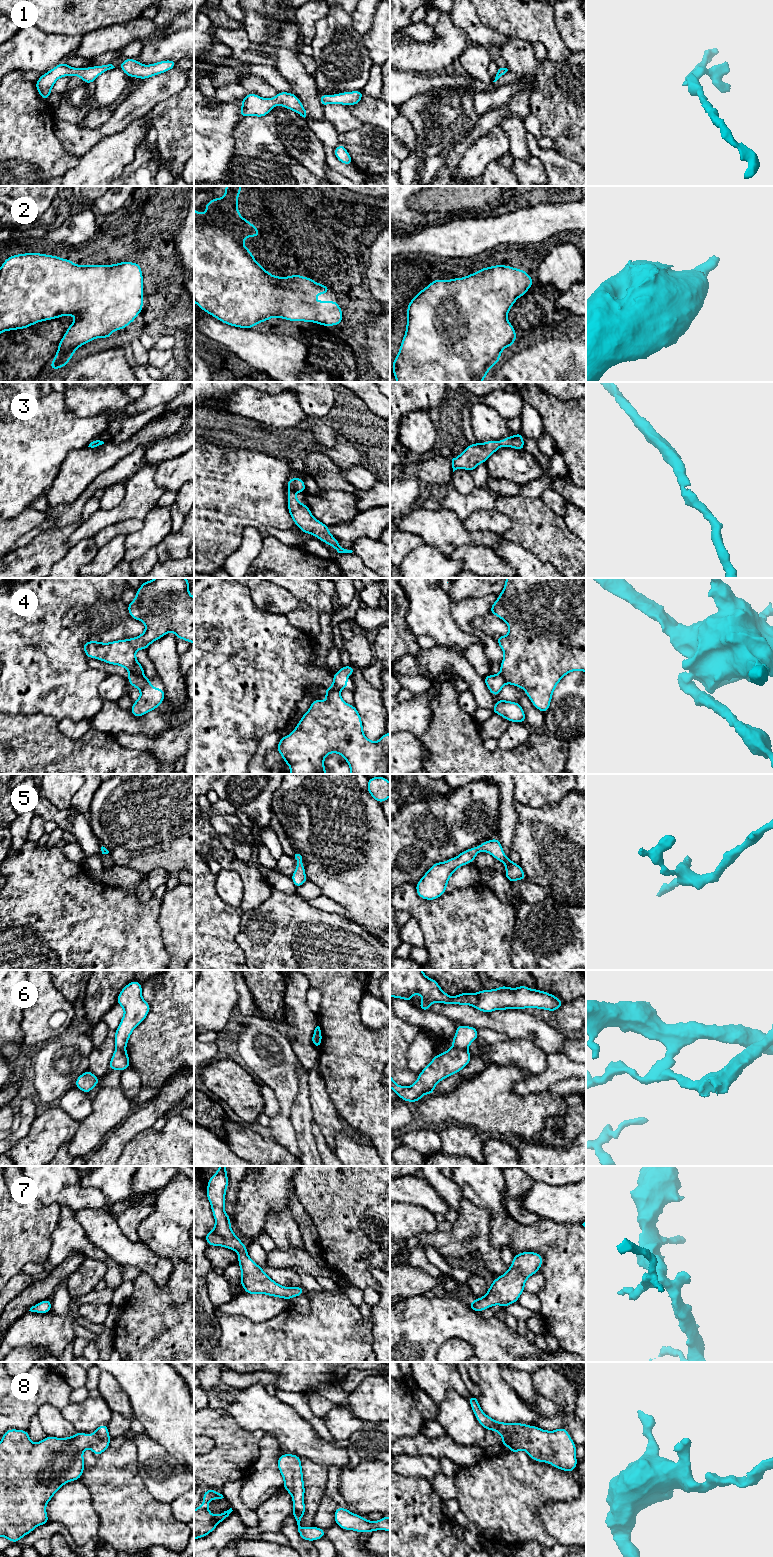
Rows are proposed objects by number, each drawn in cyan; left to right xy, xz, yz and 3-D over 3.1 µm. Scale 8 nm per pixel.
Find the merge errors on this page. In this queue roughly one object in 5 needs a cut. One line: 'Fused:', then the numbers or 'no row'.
Fused: 4, 6

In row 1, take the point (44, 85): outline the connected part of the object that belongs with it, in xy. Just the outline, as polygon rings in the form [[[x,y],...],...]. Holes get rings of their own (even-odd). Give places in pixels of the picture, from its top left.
[[[62,62],[55,66],[50,71],[43,74],[35,83],[36,89],[44,100],[48,100],[50,97],[50,92],[55,84],[55,82],[64,76],[78,76],[86,84],[93,83],[96,78],[110,70],[115,68],[112,64],[102,65],[102,66],[93,66],[88,68],[74,68],[67,65],[65,62]]]

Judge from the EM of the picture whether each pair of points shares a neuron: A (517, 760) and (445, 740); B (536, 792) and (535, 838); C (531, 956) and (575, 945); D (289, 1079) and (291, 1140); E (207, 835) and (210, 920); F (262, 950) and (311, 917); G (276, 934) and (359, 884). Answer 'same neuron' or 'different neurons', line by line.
A: same neuron
B: different neurons
C: same neuron
D: same neuron
E: different neurons
F: same neuron
G: different neurons

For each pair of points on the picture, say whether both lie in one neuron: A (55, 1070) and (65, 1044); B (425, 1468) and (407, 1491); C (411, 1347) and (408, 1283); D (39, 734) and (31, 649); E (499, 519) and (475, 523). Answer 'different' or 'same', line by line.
A: same
B: different
C: different
D: different
E: same

